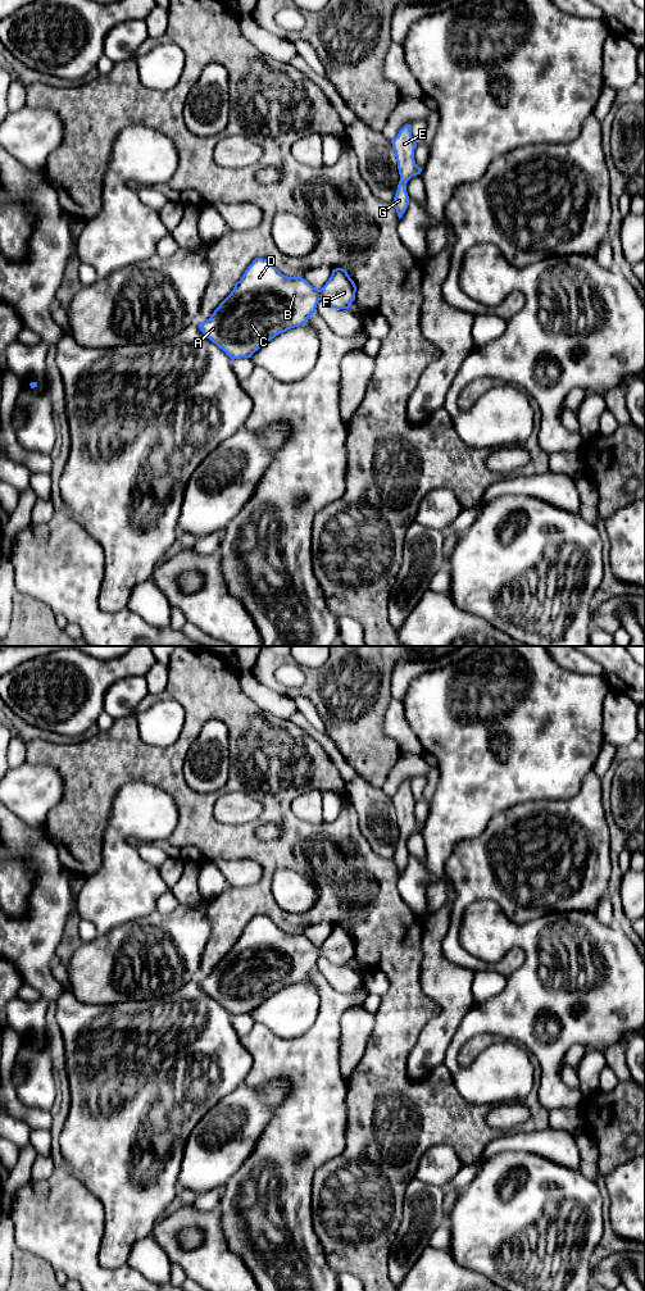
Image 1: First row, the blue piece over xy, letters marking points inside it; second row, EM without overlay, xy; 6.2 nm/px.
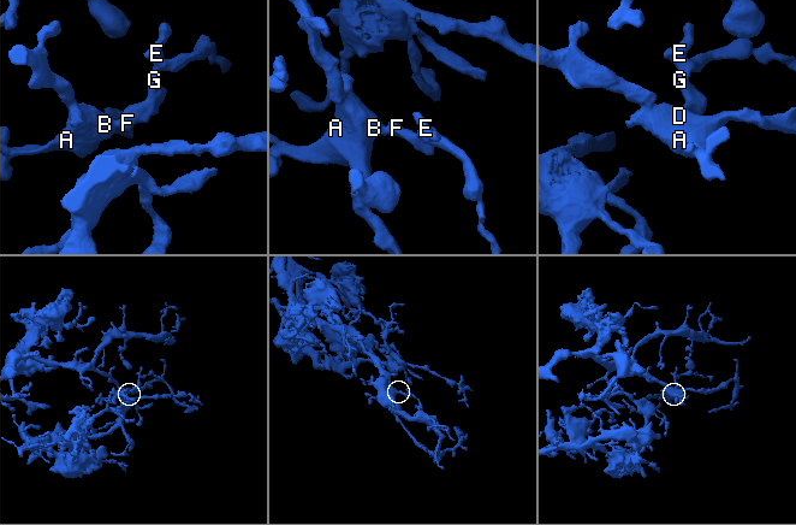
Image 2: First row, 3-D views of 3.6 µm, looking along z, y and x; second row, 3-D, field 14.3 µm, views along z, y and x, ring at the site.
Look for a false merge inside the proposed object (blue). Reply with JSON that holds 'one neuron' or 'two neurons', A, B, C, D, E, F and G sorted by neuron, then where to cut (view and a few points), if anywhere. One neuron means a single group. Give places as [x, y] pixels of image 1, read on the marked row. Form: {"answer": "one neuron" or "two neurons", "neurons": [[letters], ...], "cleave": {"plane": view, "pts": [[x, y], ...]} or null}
{"answer": "one neuron", "neurons": [["A", "B", "C", "D", "E", "F", "G"]], "cleave": null}

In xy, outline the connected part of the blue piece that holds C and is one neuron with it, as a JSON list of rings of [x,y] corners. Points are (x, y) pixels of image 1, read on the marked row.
[[[255,258],[231,294],[219,304],[209,319],[199,322],[204,336],[222,349],[232,360],[251,358],[268,341],[287,329],[304,326],[315,313],[319,300],[332,308],[349,309],[355,300],[356,286],[342,268],[332,271],[326,285],[318,290],[303,277],[282,274],[272,263]]]

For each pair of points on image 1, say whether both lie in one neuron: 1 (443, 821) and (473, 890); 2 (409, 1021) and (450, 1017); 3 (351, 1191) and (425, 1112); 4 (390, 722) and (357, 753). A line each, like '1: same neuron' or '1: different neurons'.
1: different neurons
2: different neurons
3: same neuron
4: different neurons

